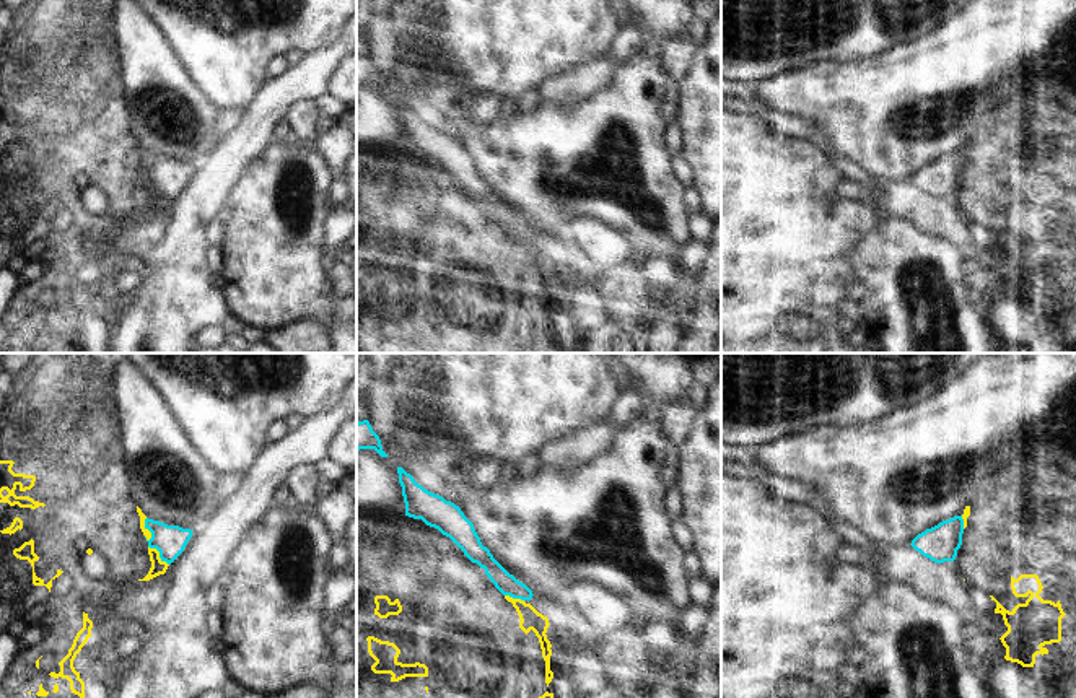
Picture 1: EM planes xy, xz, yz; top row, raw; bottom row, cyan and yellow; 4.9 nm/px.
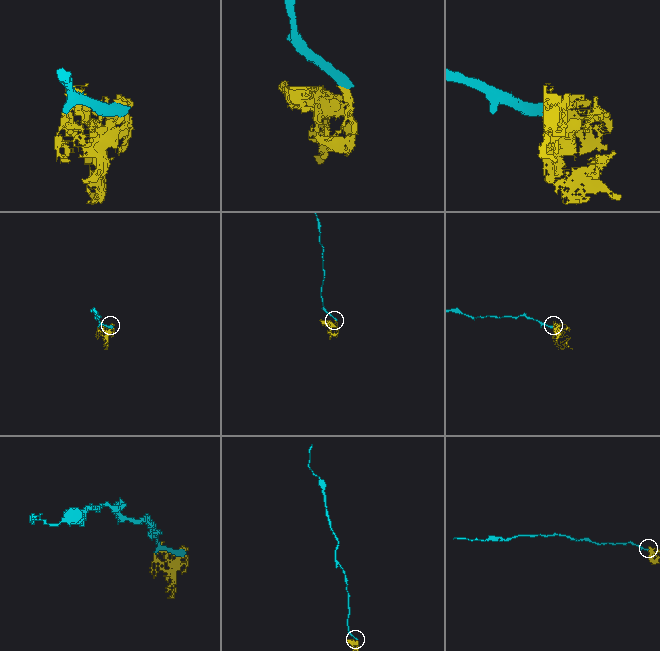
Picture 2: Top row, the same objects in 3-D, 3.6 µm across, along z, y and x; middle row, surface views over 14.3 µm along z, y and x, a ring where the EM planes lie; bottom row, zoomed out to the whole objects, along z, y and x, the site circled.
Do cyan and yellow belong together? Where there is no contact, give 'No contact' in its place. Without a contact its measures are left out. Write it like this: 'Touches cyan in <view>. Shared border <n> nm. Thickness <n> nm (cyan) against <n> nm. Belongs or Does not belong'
Touches cyan in xy. Shared border 120 nm. Thickness 160 nm (cyan) against 40 nm. Does not belong

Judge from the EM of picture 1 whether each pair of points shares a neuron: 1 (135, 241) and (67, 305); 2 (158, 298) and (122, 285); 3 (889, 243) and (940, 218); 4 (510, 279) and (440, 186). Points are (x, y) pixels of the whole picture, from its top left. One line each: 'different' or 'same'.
1: different
2: different
3: different
4: same

